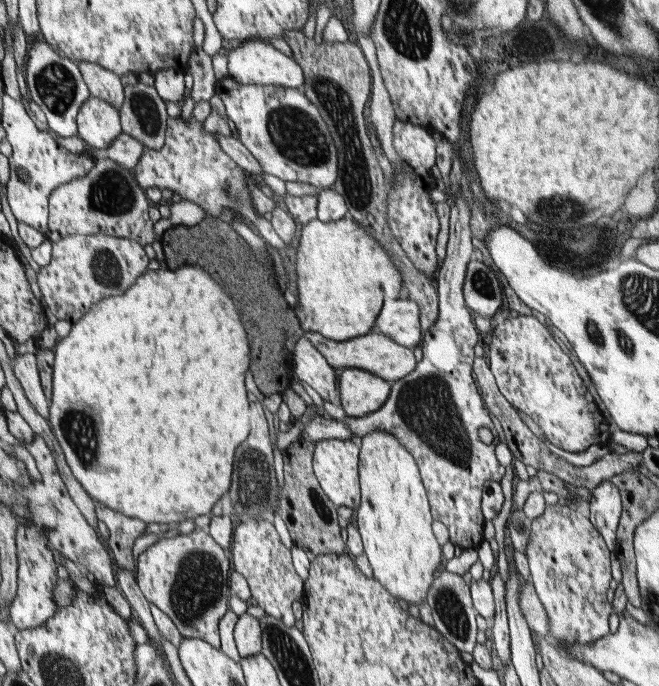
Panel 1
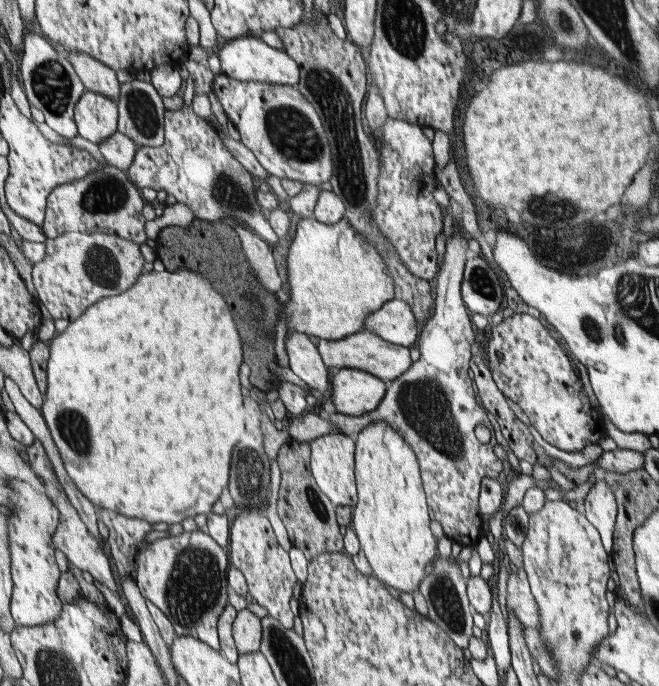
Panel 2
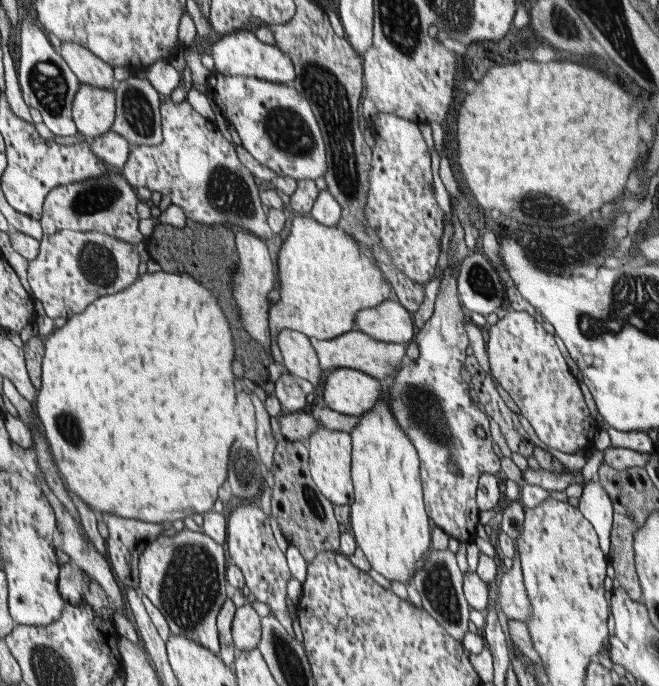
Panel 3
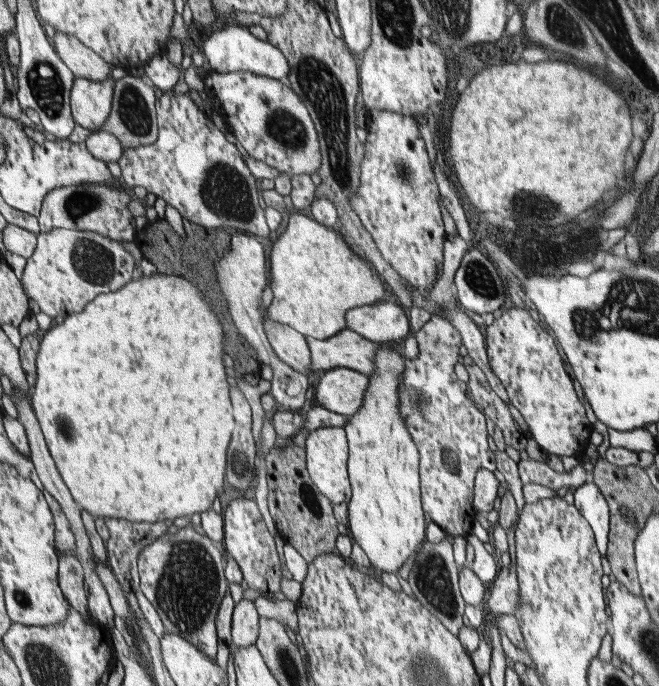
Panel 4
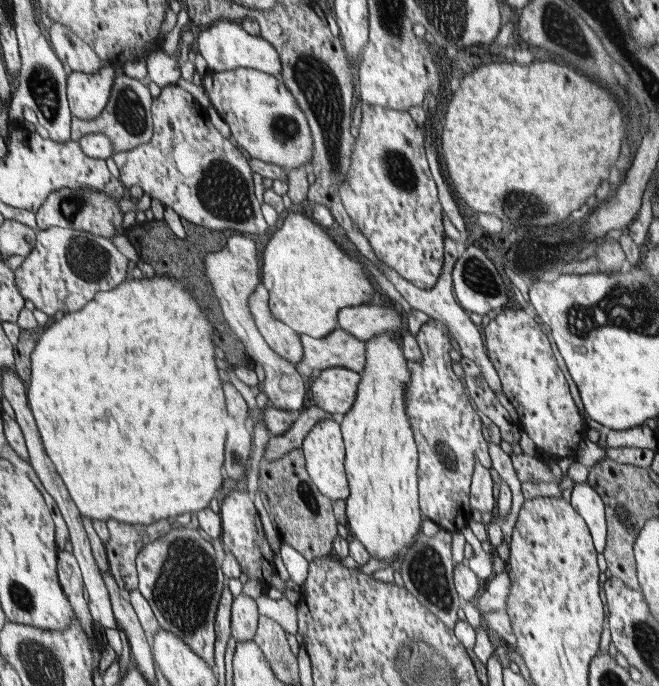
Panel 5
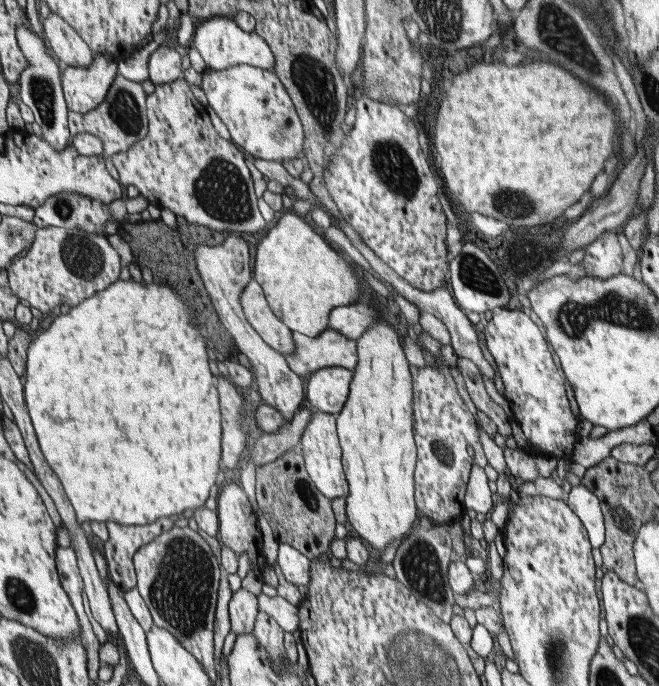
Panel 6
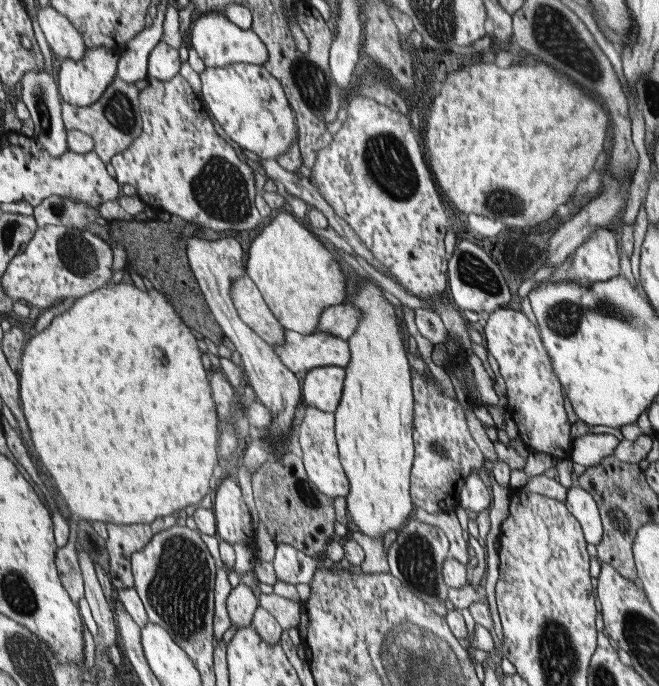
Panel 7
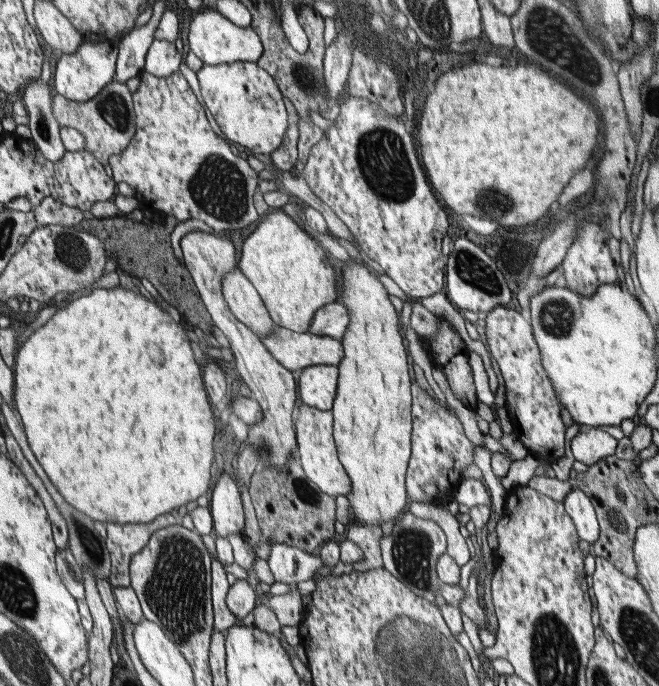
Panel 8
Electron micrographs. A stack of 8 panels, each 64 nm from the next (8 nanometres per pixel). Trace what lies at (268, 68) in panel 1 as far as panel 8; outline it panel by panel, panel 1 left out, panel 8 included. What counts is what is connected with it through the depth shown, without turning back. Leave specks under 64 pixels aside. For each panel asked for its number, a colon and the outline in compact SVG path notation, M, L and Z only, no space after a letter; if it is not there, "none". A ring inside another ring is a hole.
2: M237 36L225 40L225 44L219 46L217 58L221 64L221 74L237 80L255 80L265 84L277 84L277 86L295 86L299 82L299 64L287 56L283 50L271 48L265 42L261 42L259 36Z
3: M235 30L229 34L221 34L221 38L217 38L211 46L209 46L209 56L213 58L213 72L227 76L227 74L241 74L241 76L255 76L255 78L263 78L269 82L281 82L281 84L289 84L291 80L295 80L295 68L291 58L287 58L277 46L273 44L265 44L261 42L253 30Z
4: M227 22L223 24L223 28L219 30L213 30L211 34L207 32L205 40L201 38L201 52L203 56L207 58L209 66L211 66L211 72L217 72L217 74L227 74L227 72L237 72L237 70L247 70L247 72L253 72L253 74L261 74L261 76L269 76L269 78L275 78L275 80L283 80L287 78L289 74L289 64L287 64L287 58L283 56L281 50L277 50L273 44L269 44L267 40L259 40L255 38L247 26L239 26L239 24L233 24L233 22Z
5: M215 20L213 24L207 24L205 28L201 26L195 36L193 50L203 56L203 60L207 62L207 68L211 72L225 72L225 70L235 70L241 66L255 68L255 70L261 70L261 72L267 72L273 76L279 76L279 72L281 72L281 60L279 60L279 54L275 52L275 48L265 38L253 36L247 30L243 30L239 22Z
6: M213 16L213 18L205 18L205 20L197 22L193 28L189 46L193 46L201 54L201 58L205 60L205 66L209 70L225 70L229 66L239 66L239 64L271 70L275 64L275 56L273 56L273 50L269 48L269 44L259 34L245 32L243 28L239 28L229 16L225 16L225 18Z
7: M209 12L209 14L195 14L189 26L189 34L187 34L187 48L193 48L197 52L197 56L203 60L205 66L231 66L231 64L255 64L261 66L267 58L267 46L263 44L263 40L249 28L243 30L239 26L235 26L231 20L227 20L221 12Z
8: M201 8L193 12L189 28L187 28L187 40L185 40L185 50L191 50L203 66L213 66L213 64L229 64L229 62L255 62L263 54L263 44L251 26L235 26L231 20L227 20L223 14L215 10Z

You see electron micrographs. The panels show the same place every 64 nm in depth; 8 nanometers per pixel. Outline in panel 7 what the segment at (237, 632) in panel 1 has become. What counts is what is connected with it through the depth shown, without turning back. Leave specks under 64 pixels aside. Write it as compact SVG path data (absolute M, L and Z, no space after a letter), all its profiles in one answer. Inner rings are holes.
M241 582L229 590L227 614L229 614L229 620L233 626L247 628L249 622L253 622L253 612L257 610L257 606L259 606L257 590L253 590Z

